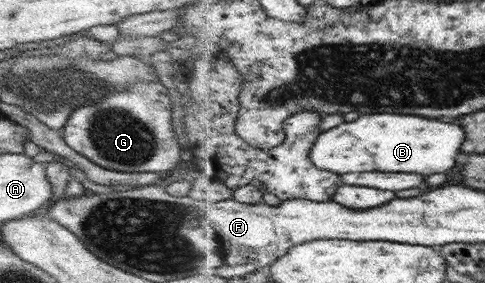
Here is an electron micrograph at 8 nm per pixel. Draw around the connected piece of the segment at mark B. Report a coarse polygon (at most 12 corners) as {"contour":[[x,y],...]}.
{"contour":[[364,115],[323,132],[319,168],[448,173],[456,123]]}

